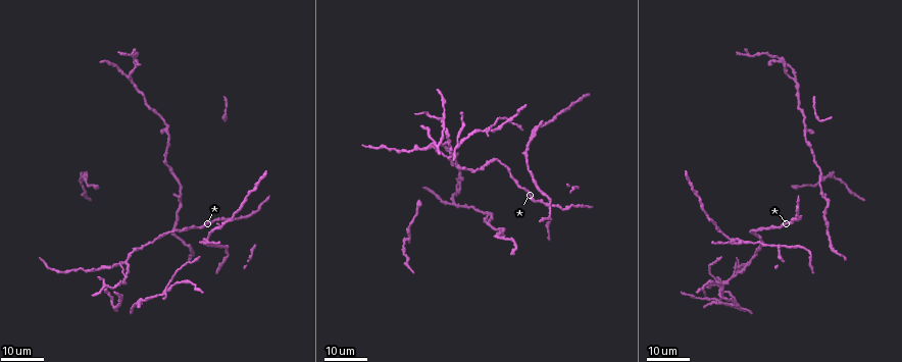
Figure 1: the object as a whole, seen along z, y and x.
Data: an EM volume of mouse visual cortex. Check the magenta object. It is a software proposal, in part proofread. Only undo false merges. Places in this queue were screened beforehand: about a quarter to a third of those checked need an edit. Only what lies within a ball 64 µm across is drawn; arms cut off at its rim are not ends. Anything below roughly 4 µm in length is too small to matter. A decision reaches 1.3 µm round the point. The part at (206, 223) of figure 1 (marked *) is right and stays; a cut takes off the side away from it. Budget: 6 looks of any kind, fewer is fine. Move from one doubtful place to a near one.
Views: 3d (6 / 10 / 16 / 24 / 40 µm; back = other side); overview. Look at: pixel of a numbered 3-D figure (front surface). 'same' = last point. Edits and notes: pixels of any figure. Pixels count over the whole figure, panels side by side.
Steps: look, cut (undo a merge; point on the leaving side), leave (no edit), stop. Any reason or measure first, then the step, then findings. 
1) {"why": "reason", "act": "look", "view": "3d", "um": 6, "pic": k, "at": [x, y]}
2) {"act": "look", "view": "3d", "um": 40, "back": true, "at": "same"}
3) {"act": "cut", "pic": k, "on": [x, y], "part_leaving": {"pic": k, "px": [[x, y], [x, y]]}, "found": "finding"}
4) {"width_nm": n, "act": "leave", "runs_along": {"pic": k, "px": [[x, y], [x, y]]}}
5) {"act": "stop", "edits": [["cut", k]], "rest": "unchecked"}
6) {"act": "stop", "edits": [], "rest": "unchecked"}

{"why": "branch point", "act": "look", "view": "3d", "um": 16, "pic": 1, "at": [167, 285]}

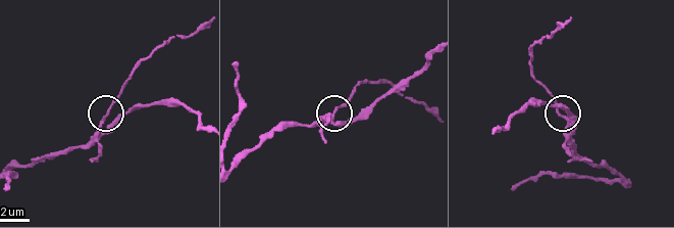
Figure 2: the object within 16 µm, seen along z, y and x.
{"act": "look", "view": "3d", "um": 6, "pic": 2, "at": [103, 122]}

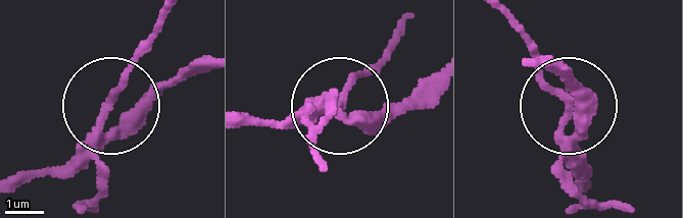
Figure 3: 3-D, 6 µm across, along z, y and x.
{"width_nm": 250, "act": "leave", "found": "continuous, no second neuron"}

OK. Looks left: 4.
{"why": "a narrow waist", "act": "look", "view": "3d", "um": 16, "pic": 1, "at": [125, 274]}

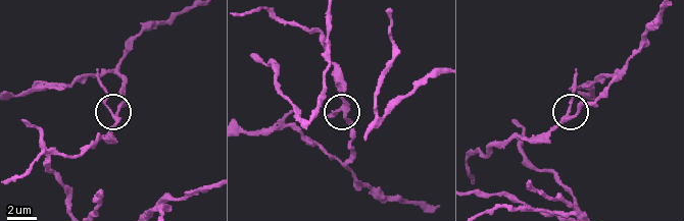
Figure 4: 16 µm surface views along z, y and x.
{"act": "look", "view": "3d", "um": 6, "pic": 4, "at": [577, 115]}

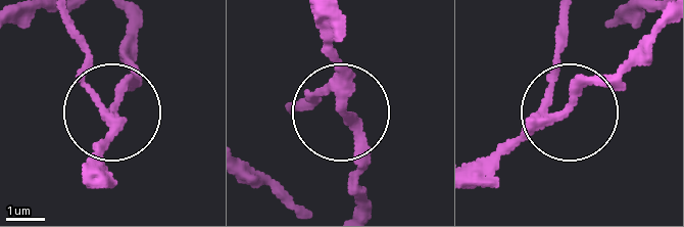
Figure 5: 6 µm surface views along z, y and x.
{"arms": 3, "act": "leave", "runs_along": {"pic": 5, "px": [[666, 18], [484, 182]]}, "found": "all the same neuron"}

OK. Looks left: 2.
{"why": "arms part here", "act": "look", "view": "3d", "um": 24, "pic": 1, "at": [747, 263]}

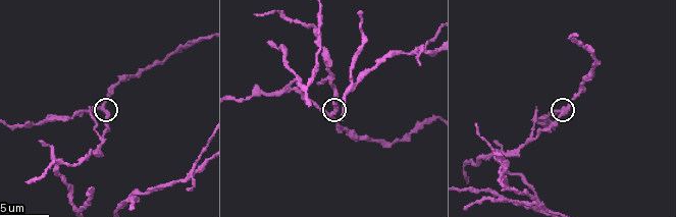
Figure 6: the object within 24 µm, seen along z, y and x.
{"act": "look", "view": "3d", "um": 10, "pic": 6, "at": [566, 107]}

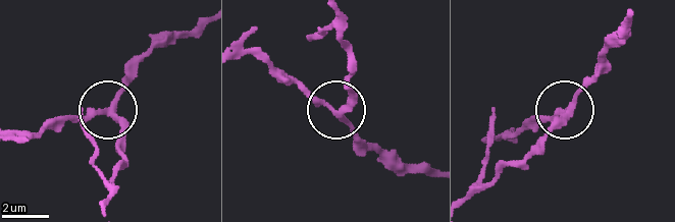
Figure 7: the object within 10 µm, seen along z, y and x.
{"act": "leave", "runs_along": {"pic": 7, "px": [[203, 21], [162, 39], [115, 103], [64, 115]]}, "found": "all the same neuron"}

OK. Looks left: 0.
{"act": "stop", "edits": [], "rest": "unchecked"}

